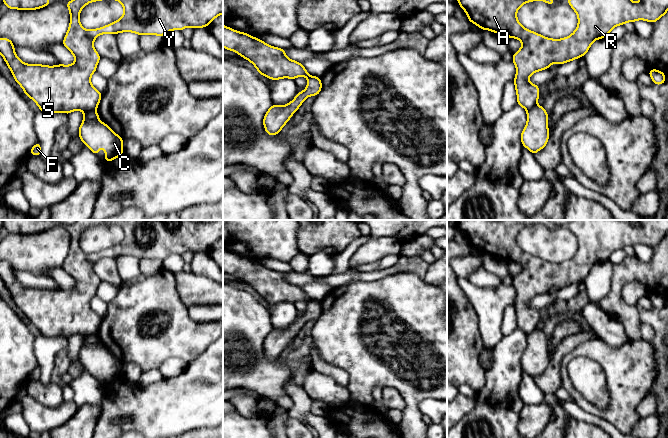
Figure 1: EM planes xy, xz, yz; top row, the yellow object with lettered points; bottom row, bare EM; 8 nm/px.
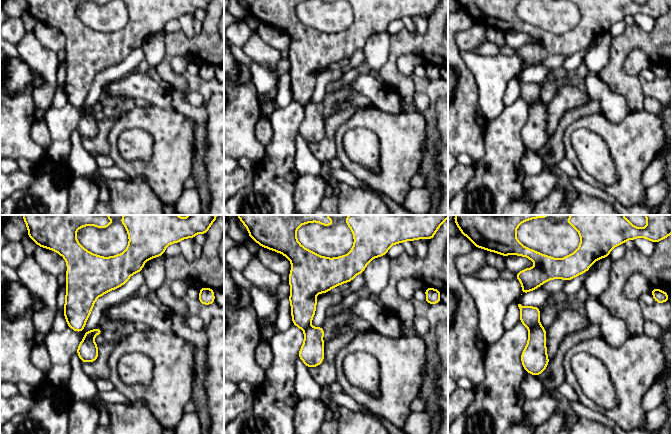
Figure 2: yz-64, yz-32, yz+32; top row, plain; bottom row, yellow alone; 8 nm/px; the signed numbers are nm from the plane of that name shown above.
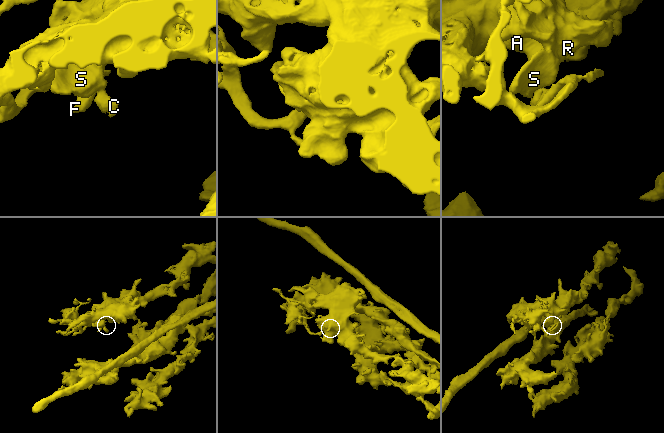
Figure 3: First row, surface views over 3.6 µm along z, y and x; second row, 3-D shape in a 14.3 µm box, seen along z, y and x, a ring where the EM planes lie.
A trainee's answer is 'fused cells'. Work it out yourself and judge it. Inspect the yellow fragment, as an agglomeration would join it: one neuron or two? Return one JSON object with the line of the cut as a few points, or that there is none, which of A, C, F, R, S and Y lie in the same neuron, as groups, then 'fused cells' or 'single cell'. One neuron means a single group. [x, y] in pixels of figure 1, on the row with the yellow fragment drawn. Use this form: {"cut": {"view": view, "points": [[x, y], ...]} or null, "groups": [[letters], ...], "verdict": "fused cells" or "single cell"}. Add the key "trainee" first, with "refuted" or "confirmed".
{"trainee": "confirmed", "cut": {"view": "xy", "points": [[94, 109], [83, 112]]}, "groups": [["A", "R", "S", "Y"], ["C", "F"]], "verdict": "fused cells"}

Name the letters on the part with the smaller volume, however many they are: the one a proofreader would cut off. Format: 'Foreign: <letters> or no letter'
Foreign: C, F

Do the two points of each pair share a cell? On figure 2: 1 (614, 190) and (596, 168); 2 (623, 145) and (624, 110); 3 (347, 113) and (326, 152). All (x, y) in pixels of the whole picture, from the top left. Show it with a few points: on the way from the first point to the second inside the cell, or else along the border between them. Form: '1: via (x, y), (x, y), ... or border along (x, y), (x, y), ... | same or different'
1: border along (589, 174), (605, 184), (612, 184), (617, 179) | different
2: border along (630, 110), (619, 122), (610, 122), (601, 111) | different
3: via (337, 121), (329, 129), (327, 142) | same

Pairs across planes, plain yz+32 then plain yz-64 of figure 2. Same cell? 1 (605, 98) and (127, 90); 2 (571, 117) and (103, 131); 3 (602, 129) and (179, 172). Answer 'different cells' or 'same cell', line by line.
1: same cell
2: same cell
3: same cell

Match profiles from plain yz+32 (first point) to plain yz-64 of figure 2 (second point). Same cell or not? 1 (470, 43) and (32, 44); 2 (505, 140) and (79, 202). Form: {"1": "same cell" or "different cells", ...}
{"1": "different cells", "2": "different cells"}

